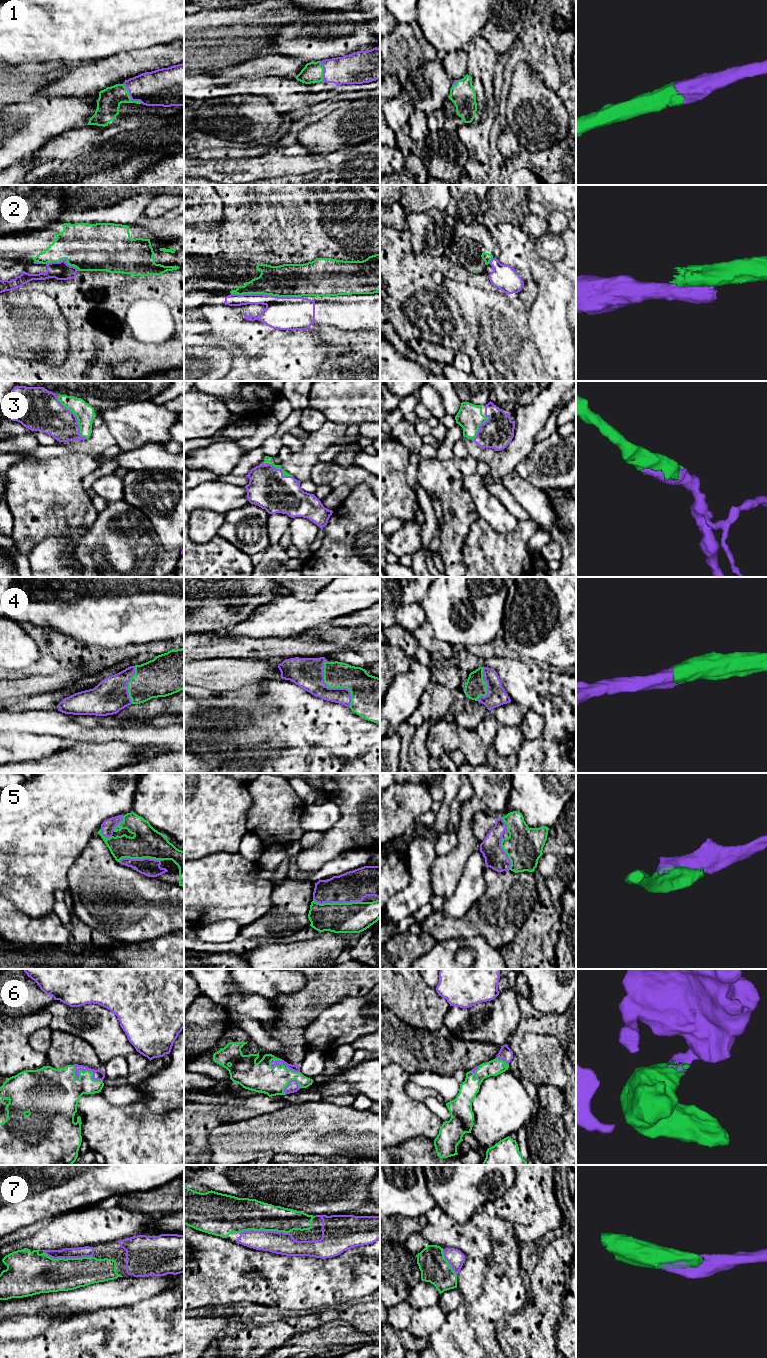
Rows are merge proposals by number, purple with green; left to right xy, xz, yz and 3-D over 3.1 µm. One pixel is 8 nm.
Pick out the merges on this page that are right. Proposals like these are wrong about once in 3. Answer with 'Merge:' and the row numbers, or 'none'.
Merge: 1, 3, 4, 5, 6, 7

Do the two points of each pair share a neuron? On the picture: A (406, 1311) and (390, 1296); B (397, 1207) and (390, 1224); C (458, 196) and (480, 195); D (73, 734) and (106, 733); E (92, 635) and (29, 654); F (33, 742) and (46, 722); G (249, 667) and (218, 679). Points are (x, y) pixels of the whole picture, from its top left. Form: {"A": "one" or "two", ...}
{"A": "two", "B": "two", "C": "one", "D": "one", "E": "two", "F": "two", "G": "one"}

